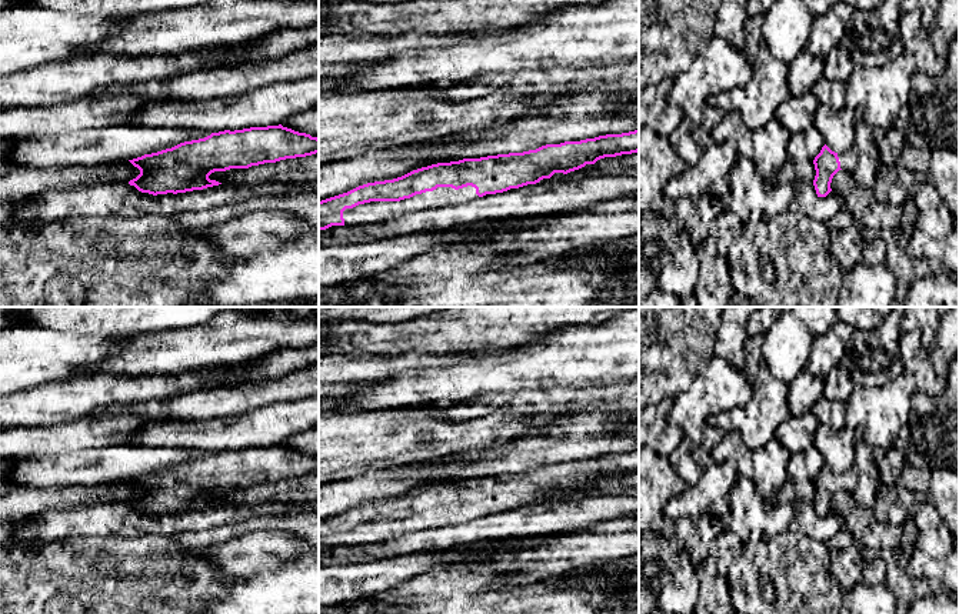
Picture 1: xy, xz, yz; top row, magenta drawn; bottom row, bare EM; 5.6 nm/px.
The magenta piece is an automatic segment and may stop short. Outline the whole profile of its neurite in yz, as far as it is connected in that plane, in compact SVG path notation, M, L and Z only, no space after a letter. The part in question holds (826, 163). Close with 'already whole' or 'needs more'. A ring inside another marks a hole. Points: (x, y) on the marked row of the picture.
M825 144L813 160L816 170L813 186L818 197L826 197L832 191L830 183L839 170L852 173L856 168L858 158L856 146L852 146L845 153L835 153Z | needs more

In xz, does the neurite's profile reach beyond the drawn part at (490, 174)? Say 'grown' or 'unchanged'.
grown

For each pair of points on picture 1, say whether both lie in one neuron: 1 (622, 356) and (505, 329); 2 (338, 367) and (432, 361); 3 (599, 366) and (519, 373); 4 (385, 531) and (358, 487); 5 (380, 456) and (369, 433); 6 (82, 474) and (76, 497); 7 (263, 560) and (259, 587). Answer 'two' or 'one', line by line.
1: two
2: one
3: one
4: two
5: one
6: two
7: two

